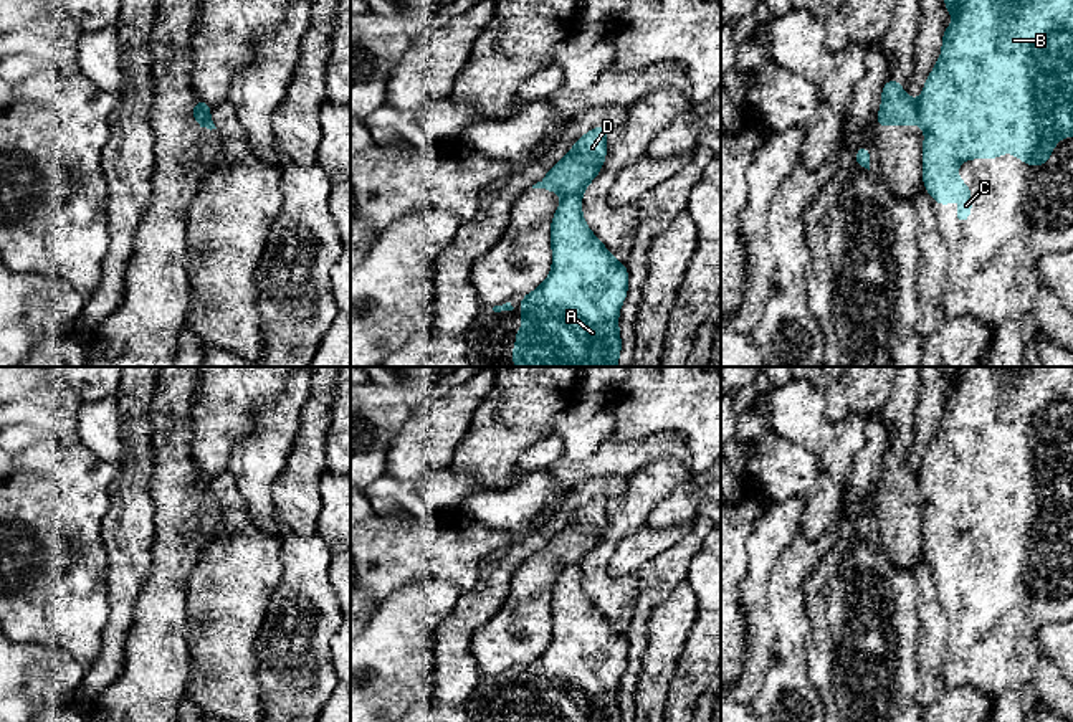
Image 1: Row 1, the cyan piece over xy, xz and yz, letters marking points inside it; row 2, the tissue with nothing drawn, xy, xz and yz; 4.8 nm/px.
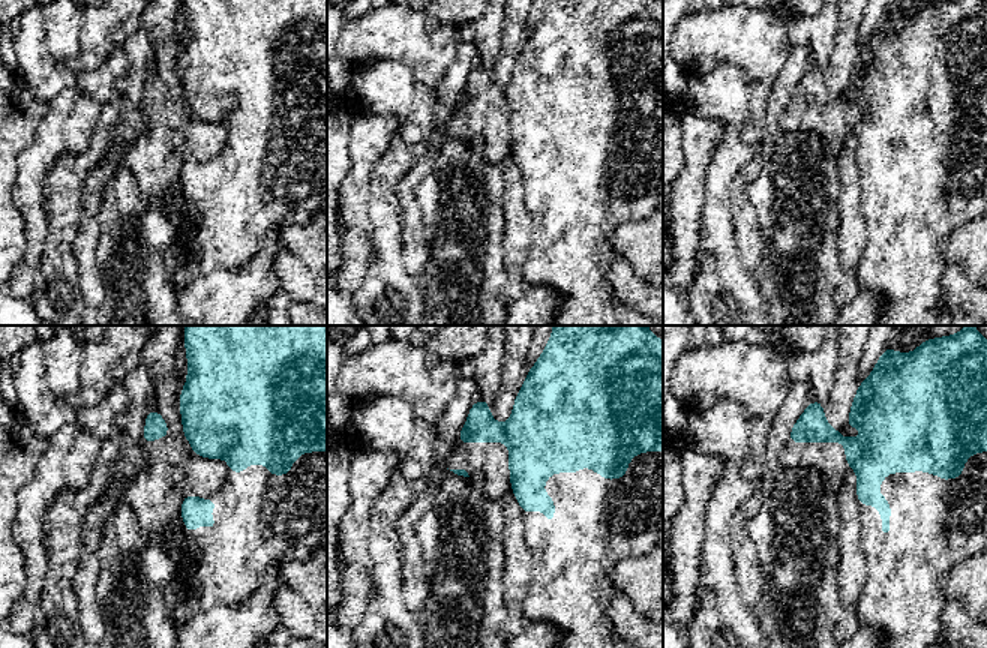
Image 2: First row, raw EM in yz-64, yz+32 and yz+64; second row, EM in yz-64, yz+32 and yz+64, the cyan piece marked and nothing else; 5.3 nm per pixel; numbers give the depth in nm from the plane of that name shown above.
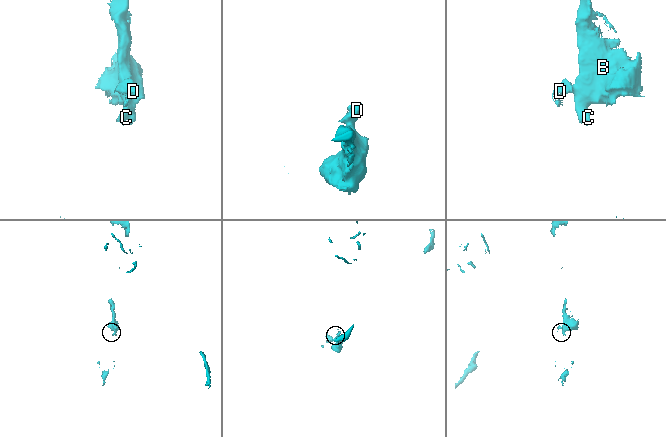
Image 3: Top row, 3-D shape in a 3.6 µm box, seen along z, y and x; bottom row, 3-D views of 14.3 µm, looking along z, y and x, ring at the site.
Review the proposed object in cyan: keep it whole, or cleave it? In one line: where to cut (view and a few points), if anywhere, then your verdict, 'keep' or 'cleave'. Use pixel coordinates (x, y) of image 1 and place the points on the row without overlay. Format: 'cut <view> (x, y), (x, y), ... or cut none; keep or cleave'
cut yz (916, 473), (920, 493), (926, 499); cleave

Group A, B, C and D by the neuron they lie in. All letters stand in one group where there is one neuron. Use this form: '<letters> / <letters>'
A B C / D

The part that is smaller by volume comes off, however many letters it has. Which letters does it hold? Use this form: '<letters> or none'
D

